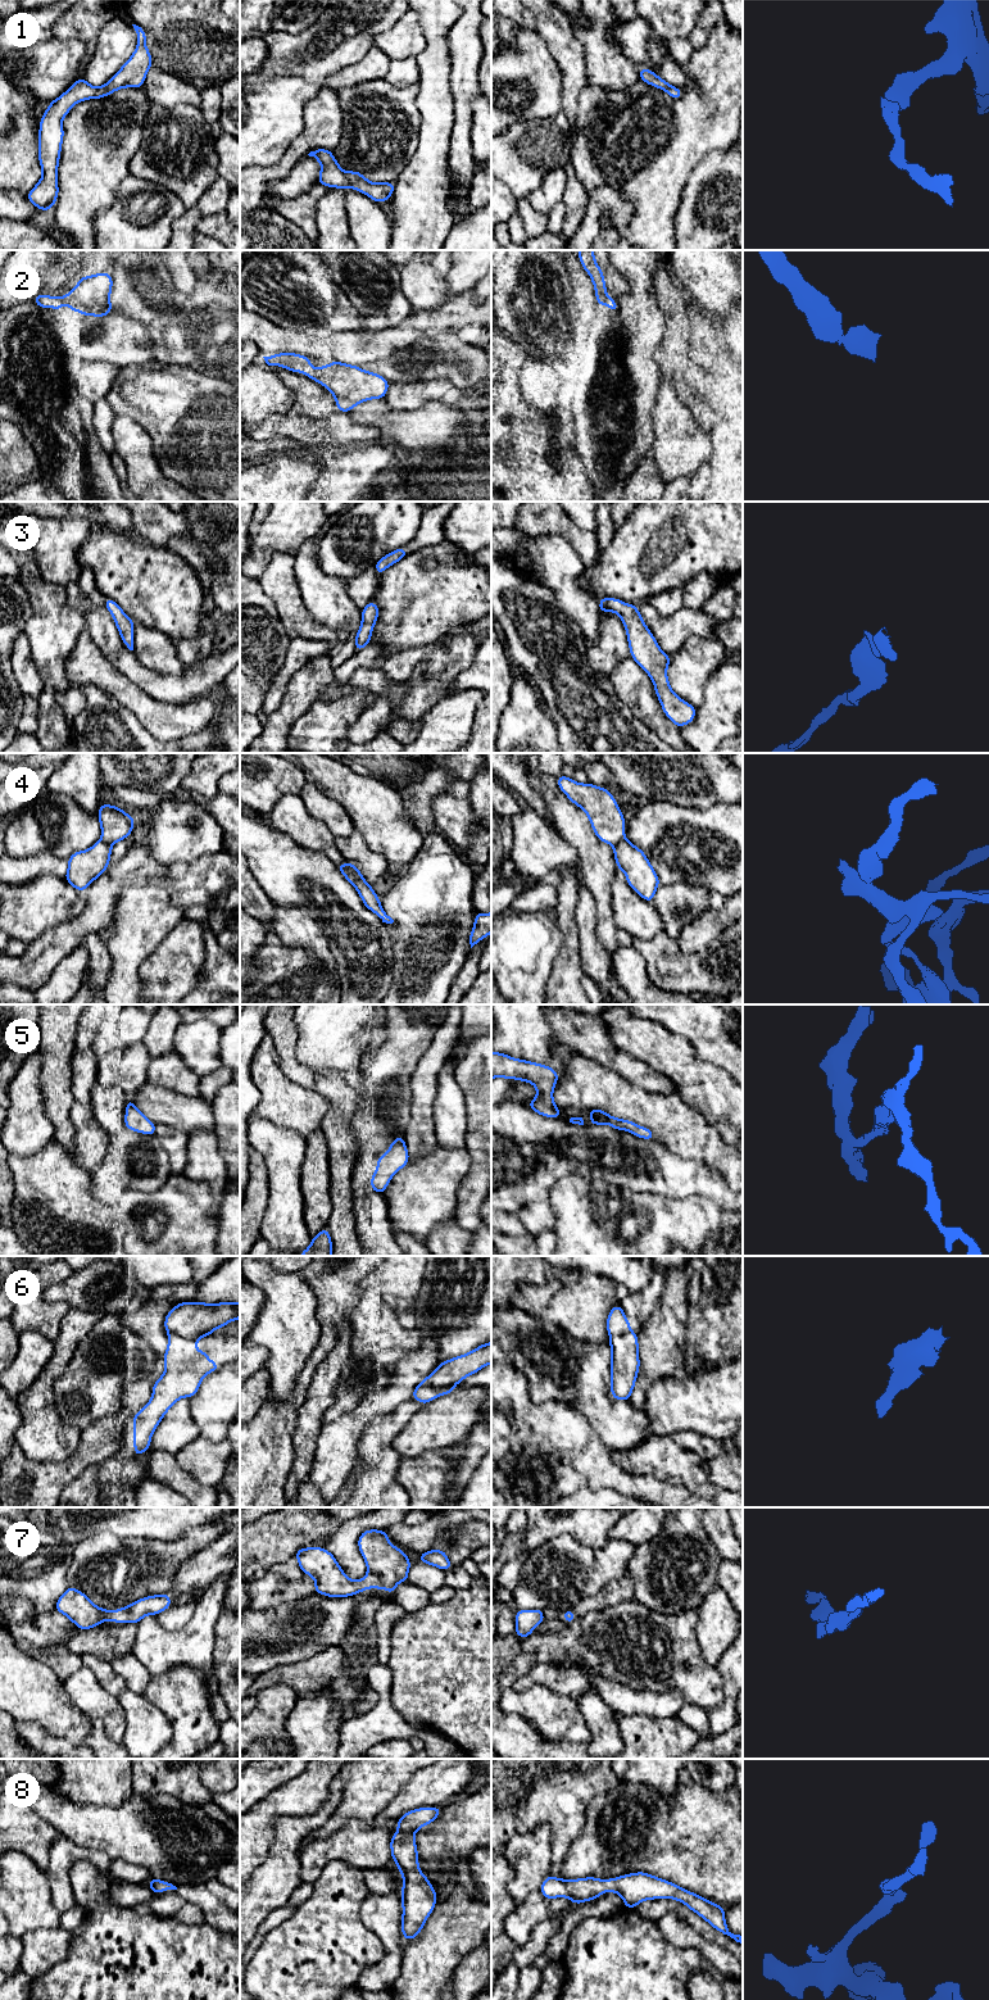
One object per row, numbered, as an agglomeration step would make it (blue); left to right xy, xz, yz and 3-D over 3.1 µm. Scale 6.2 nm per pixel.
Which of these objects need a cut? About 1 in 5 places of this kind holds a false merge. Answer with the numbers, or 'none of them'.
4, 6

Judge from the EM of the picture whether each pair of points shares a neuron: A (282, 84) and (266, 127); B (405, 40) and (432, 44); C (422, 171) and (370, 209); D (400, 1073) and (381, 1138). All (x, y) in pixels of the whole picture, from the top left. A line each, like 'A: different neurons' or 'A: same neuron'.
A: same neuron
B: different neurons
C: different neurons
D: same neuron

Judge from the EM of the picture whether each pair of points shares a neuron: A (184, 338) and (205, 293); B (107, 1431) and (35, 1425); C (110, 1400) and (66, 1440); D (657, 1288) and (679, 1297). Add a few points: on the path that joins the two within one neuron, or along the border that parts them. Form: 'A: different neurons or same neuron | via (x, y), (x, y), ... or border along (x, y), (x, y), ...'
A: same neuron | via (195, 326), (202, 320), (202, 308), (205, 304)
B: different neurons | border along (81, 1432), (78, 1447), (66, 1459)
C: different neurons | border along (55, 1409), (67, 1423), (81, 1431)
D: different neurons | border along (663, 1274), (665, 1291), (658, 1306), (649, 1316)

